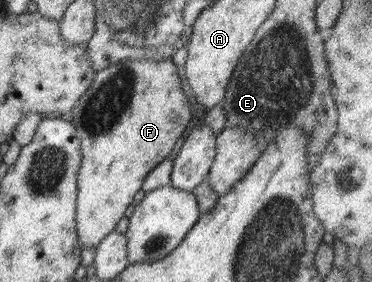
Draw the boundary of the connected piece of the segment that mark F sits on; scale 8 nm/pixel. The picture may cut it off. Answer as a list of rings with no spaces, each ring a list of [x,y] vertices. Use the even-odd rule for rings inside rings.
[[[137,58],[118,61],[96,73],[93,84],[89,87],[89,90],[79,98],[75,107],[69,112],[67,118],[76,129],[77,140],[80,141],[82,151],[82,160],[77,176],[78,192],[76,195],[76,229],[78,242],[81,247],[95,247],[106,235],[109,235],[109,233],[116,229],[116,225],[121,220],[121,217],[125,215],[127,207],[132,204],[133,196],[142,188],[146,175],[171,153],[173,145],[177,143],[177,139],[181,136],[185,136],[187,133],[187,125],[189,125],[189,121],[191,121],[192,109],[189,100],[187,100],[187,96],[181,91],[181,81],[179,81],[177,71],[179,71],[179,75],[182,77],[182,70],[178,69],[175,64],[173,64],[173,60],[169,58],[153,58],[152,60],[149,58]]]

